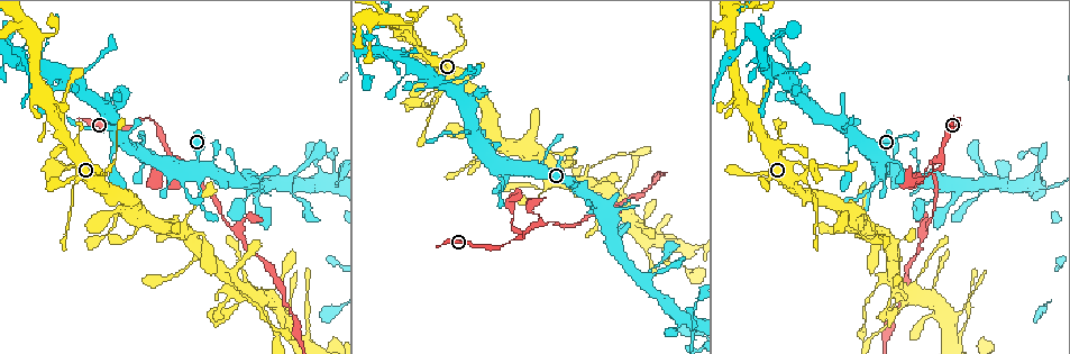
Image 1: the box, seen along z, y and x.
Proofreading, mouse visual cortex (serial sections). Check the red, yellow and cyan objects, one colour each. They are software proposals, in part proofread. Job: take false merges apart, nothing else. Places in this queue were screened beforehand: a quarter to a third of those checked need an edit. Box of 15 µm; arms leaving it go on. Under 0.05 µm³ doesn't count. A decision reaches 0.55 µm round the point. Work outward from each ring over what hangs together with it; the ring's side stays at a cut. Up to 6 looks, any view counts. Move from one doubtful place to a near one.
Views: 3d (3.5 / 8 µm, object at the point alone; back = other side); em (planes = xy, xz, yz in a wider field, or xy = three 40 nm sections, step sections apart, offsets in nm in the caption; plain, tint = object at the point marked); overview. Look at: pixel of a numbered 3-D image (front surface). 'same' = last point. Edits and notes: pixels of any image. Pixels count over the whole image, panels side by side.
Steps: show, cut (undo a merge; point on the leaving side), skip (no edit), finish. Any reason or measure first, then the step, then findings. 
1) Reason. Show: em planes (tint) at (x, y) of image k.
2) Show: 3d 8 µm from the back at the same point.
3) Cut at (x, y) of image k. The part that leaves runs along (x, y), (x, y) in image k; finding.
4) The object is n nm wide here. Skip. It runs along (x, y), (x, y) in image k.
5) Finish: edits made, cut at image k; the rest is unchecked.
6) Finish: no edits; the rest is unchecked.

Abrupt turn. Show: 3d 3.5 µm at (194, 164) of image 1.

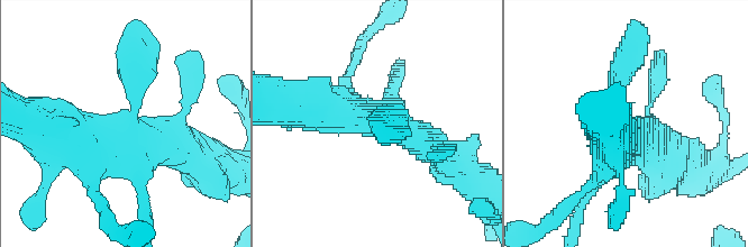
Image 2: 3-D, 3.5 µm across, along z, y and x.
Show: em xy step 5 (tint) at (127, 127) of image 2.

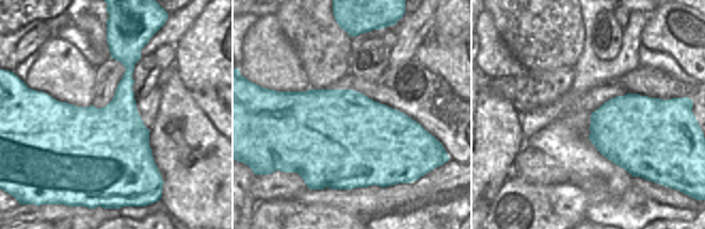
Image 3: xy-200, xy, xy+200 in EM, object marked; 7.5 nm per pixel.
The object is 750 nm wide here. Skip. It runs along (133, 60), (119, 136), (57, 129) in image 2; continuous, no second cell.

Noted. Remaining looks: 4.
Three arms meet. Show: 3d 8 µm at (170, 154) of image 1.

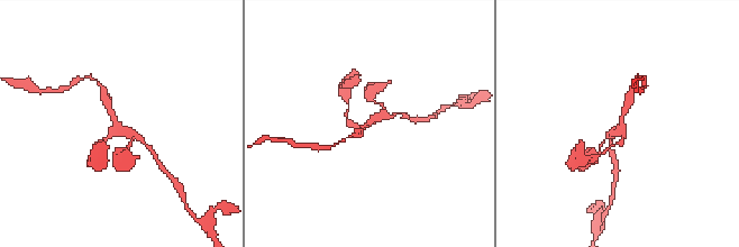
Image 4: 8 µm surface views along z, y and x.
Show: 3d 3.5 µm at (369, 126) of image 4.

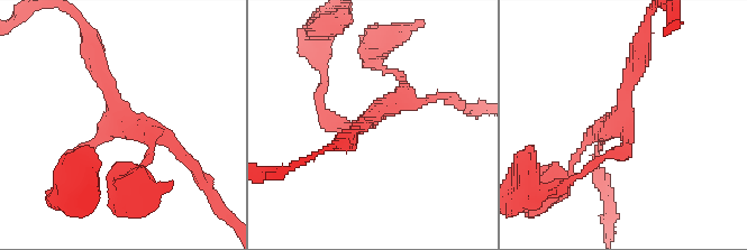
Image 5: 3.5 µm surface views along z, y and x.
3 arms meet here; the arms are 150, 250, 250 nm wide; now the EM. Show: em xy step 2 (tint) at (623, 113) of image 5.

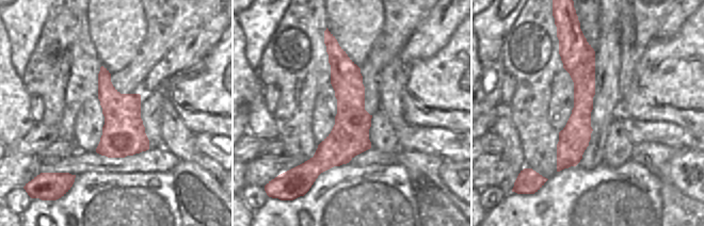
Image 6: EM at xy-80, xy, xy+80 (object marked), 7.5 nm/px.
Skip. All the same cell.

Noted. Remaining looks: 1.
Finish: no edits; the rest is unchecked.

